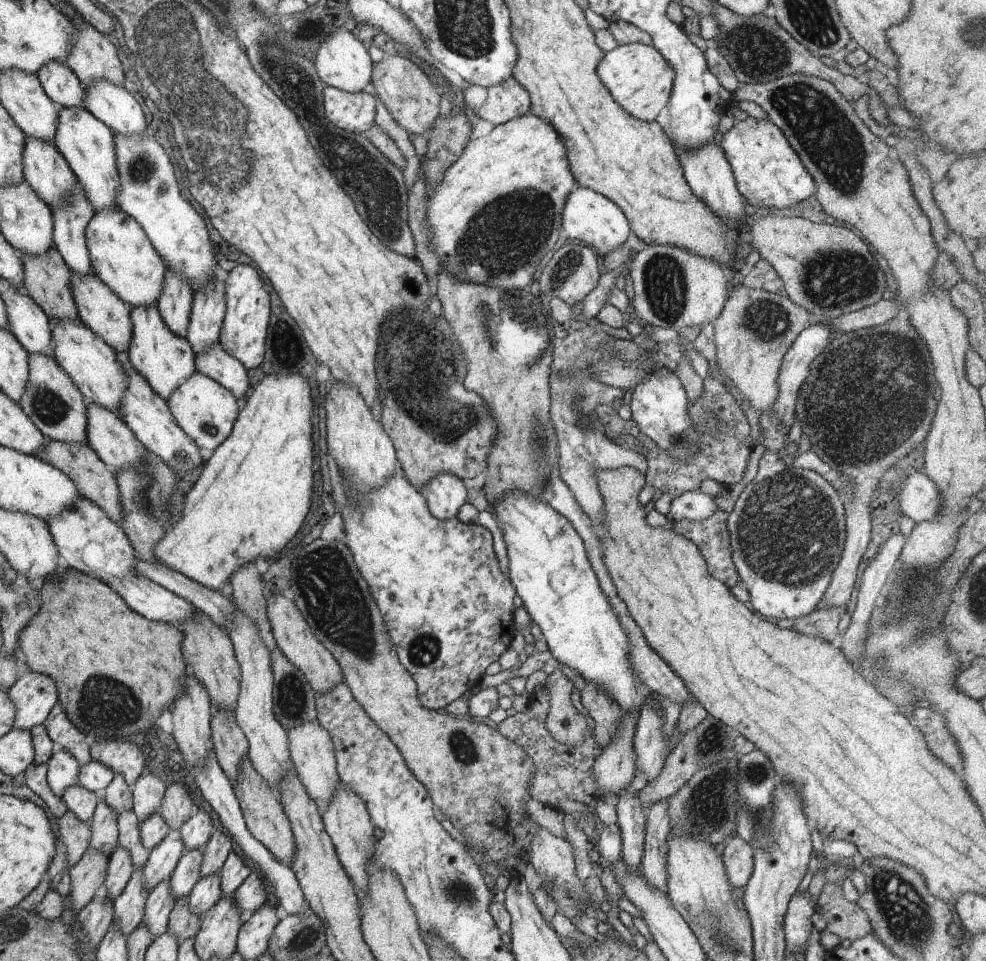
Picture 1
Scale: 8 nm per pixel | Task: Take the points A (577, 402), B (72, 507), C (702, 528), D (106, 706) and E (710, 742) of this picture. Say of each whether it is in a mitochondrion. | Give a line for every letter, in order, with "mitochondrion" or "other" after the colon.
A: mitochondrion
B: other
C: other
D: mitochondrion
E: mitochondrion

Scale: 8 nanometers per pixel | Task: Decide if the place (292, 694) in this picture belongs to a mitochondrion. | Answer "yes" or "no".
yes

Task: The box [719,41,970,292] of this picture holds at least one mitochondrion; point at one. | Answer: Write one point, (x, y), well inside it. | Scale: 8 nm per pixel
(825, 133)

